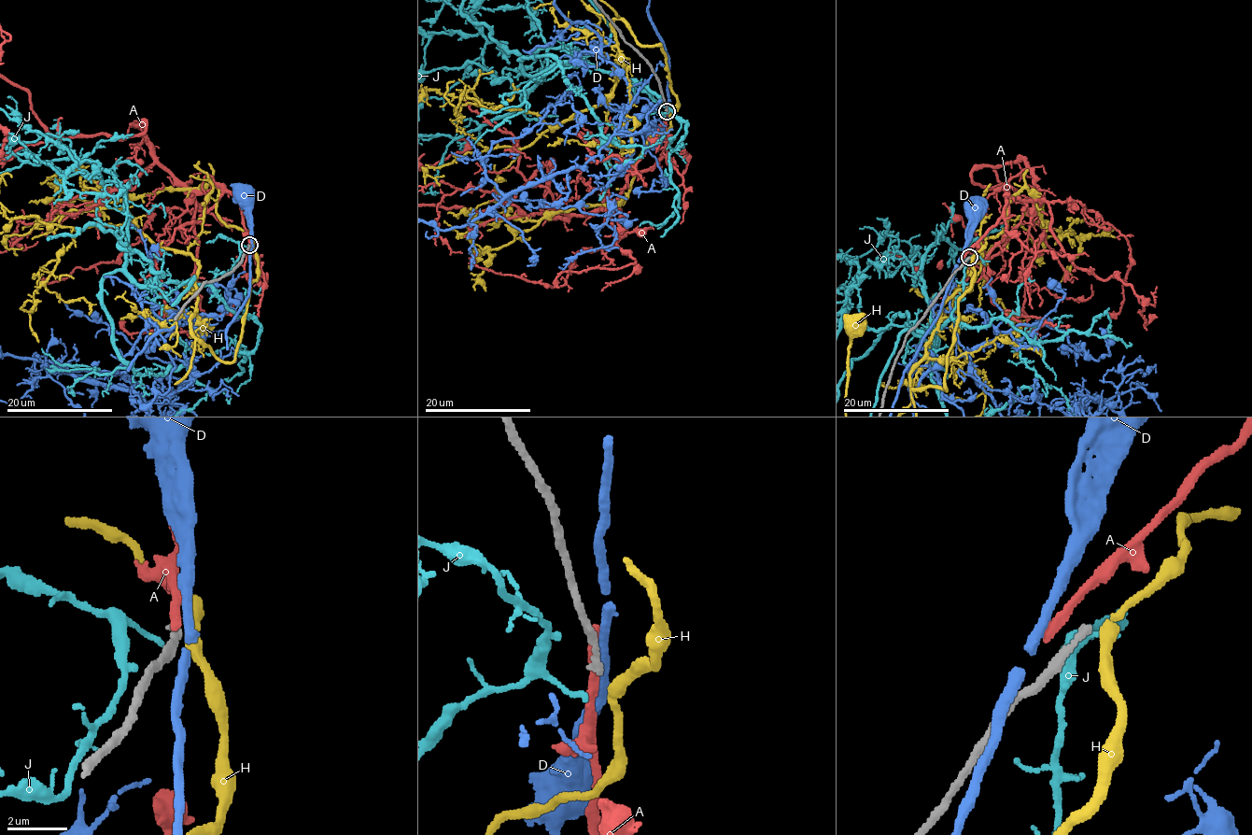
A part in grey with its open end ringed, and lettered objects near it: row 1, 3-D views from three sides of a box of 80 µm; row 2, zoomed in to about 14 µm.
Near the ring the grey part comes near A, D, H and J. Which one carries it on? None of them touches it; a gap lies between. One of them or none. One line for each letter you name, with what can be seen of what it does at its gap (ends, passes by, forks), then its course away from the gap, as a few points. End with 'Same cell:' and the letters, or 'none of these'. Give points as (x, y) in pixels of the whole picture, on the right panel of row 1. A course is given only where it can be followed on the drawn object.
Same cell: none of these

